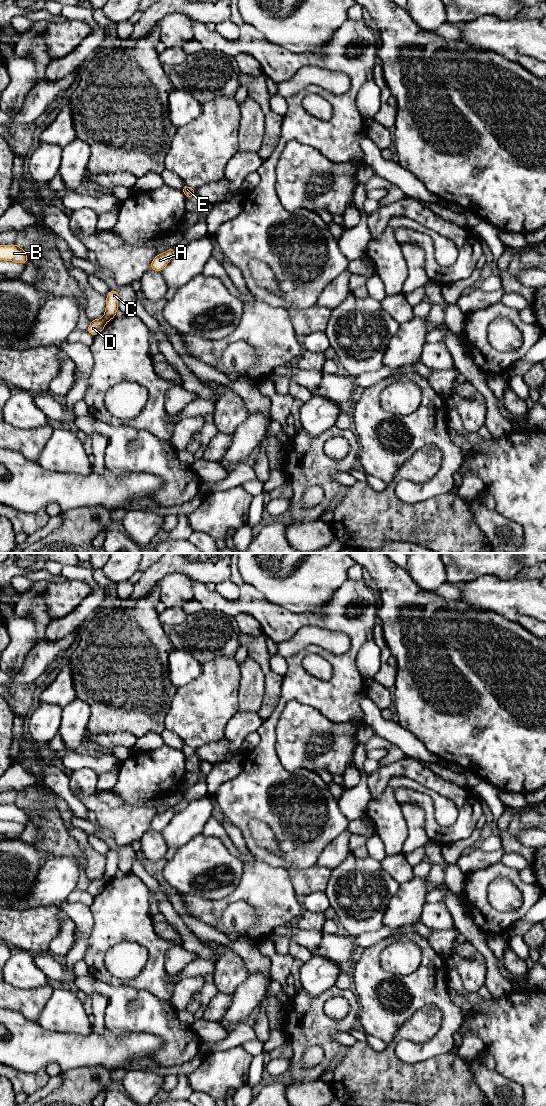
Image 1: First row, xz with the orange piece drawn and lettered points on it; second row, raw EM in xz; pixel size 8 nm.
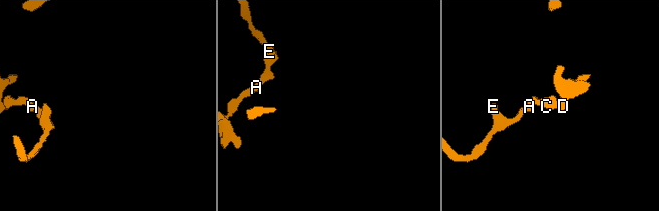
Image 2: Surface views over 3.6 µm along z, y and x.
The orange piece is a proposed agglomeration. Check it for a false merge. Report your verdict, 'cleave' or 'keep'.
cleave

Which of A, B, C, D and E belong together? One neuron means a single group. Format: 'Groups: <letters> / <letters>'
Groups: A C E / B D

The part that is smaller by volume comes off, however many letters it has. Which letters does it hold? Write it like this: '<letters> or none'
B, D

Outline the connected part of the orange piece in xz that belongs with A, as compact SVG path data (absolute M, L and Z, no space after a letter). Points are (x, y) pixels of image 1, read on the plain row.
M173 806L164 813L157 814L150 824L150 829L161 832L168 825L174 815L175 810Z

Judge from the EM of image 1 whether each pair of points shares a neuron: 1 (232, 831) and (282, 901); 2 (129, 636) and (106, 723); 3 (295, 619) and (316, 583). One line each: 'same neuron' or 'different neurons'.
1: different neurons
2: same neuron
3: different neurons

